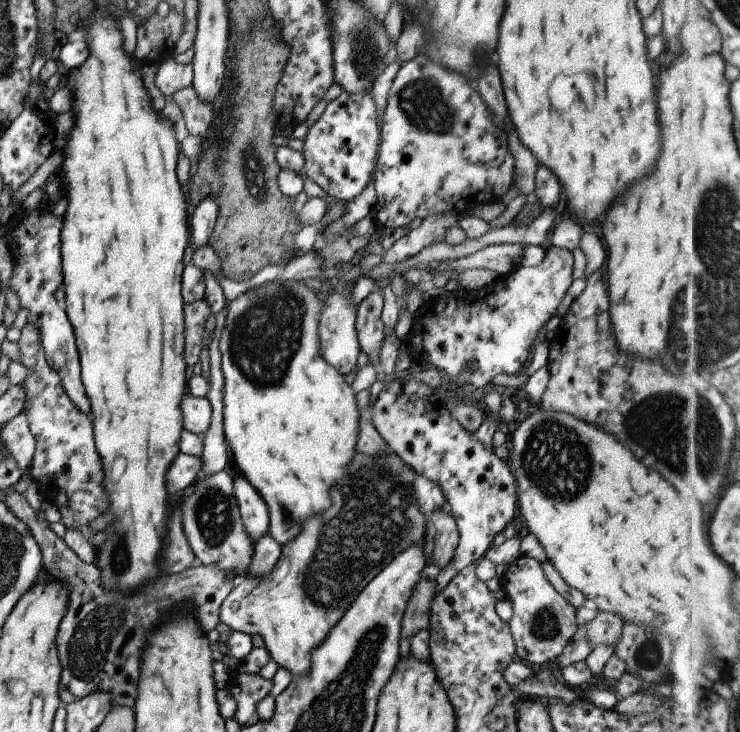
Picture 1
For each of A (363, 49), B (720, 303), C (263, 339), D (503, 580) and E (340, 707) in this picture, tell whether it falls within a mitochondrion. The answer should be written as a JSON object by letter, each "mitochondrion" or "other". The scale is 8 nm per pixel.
{"A":"mitochondrion","B":"mitochondrion","C":"mitochondrion","D":"other","E":"mitochondrion"}

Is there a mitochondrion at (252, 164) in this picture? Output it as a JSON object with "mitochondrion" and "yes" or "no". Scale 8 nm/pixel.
{"mitochondrion":"yes"}

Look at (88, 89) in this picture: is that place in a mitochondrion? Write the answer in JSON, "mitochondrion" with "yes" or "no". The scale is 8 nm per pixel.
{"mitochondrion":"no"}

